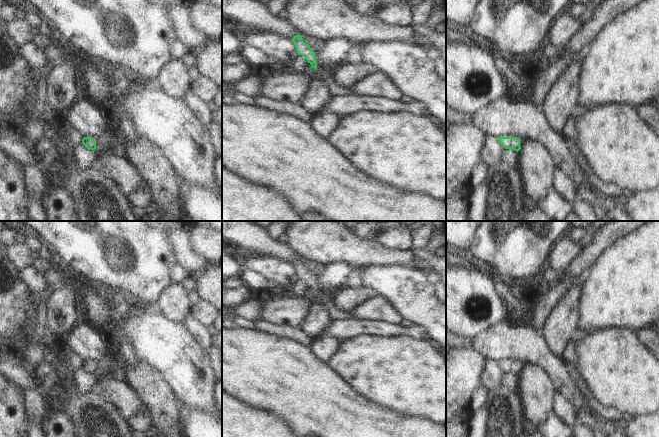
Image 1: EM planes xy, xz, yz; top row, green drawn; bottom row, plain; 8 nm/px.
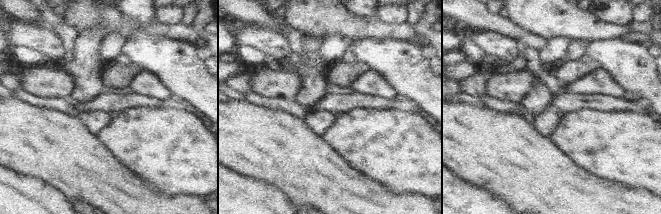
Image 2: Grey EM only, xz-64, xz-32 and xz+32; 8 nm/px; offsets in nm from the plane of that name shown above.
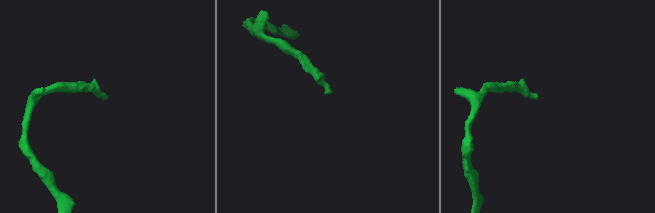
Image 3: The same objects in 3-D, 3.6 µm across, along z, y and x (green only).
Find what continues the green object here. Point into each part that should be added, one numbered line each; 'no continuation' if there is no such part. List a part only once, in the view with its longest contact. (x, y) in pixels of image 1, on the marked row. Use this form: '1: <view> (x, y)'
1: xz (334, 89)

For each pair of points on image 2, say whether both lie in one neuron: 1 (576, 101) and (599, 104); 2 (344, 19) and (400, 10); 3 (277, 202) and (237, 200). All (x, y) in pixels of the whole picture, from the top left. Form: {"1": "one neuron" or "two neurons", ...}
{"1": "one neuron", "2": "two neurons", "3": "one neuron"}

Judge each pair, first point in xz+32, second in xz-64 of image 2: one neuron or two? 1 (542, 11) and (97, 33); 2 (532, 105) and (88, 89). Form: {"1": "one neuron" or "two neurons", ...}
{"1": "two neurons", "2": "one neuron"}

